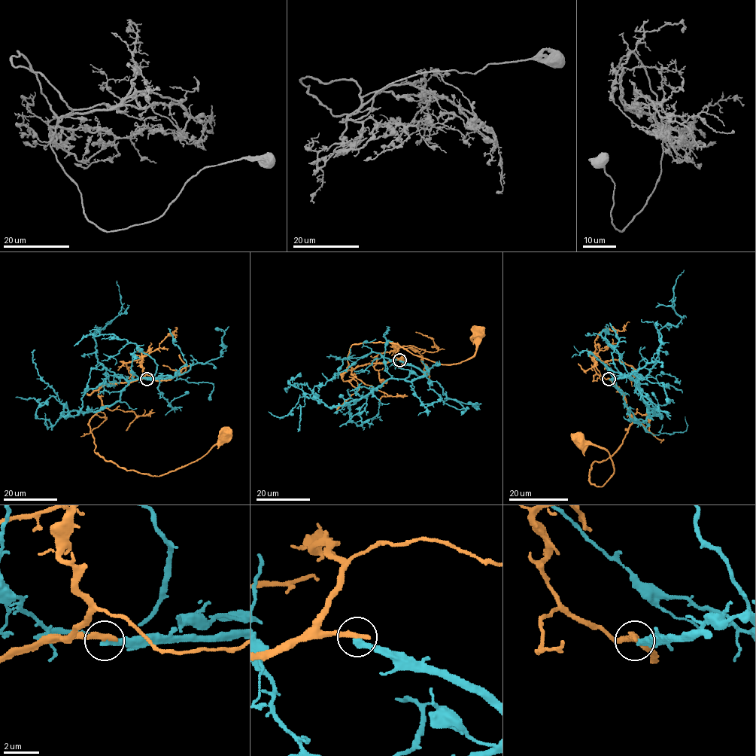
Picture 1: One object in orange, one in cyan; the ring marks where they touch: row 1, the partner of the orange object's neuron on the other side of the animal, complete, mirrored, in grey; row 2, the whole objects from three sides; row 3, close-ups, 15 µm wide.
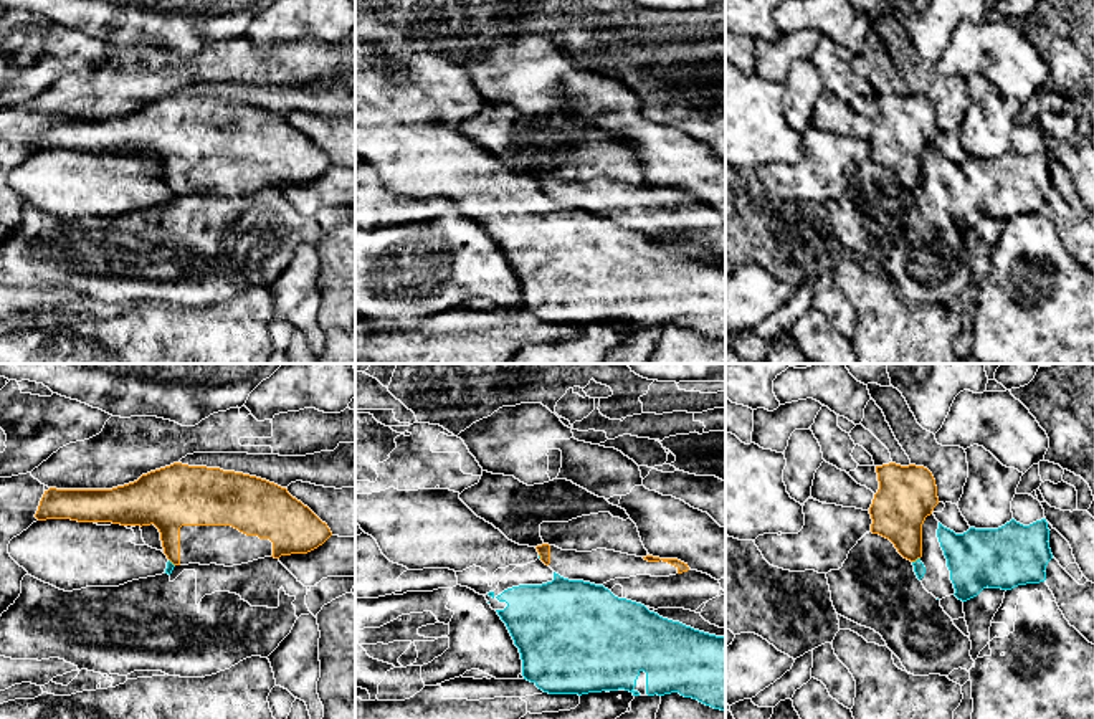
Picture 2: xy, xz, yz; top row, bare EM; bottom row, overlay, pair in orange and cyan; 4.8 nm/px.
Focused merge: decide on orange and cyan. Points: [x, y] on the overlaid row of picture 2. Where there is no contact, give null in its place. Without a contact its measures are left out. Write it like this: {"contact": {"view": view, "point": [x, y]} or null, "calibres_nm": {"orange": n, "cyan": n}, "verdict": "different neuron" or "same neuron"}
{"contact": {"view": "yz", "point": [916, 559]}, "calibres_nm": {"orange": 260, "cyan": 60}, "verdict": "different neuron"}

